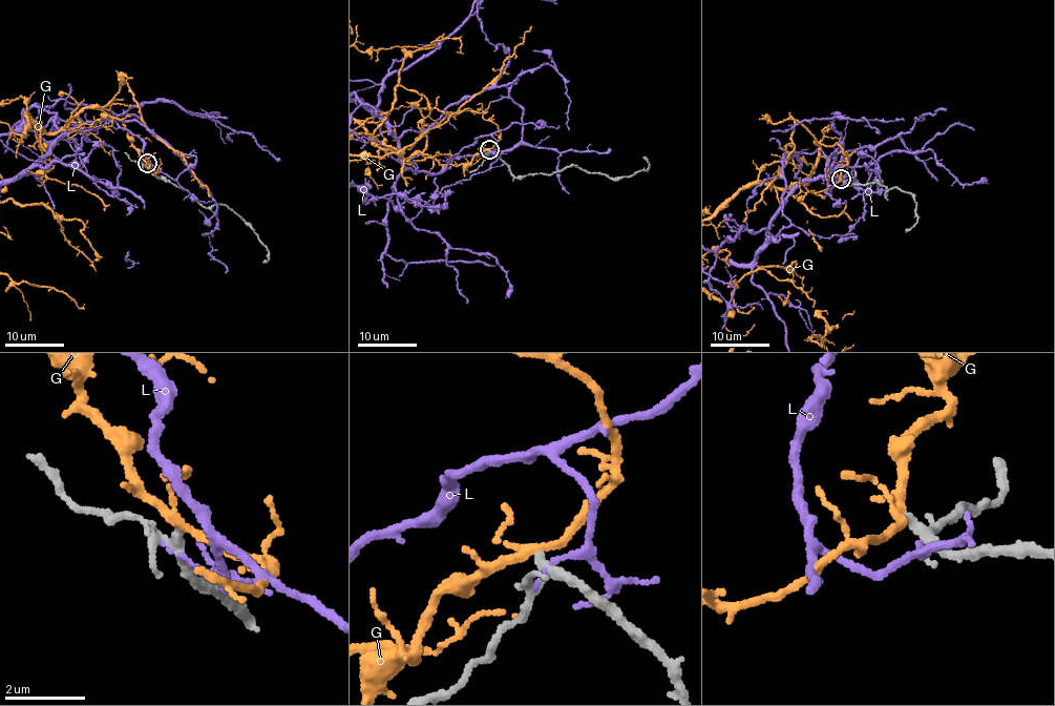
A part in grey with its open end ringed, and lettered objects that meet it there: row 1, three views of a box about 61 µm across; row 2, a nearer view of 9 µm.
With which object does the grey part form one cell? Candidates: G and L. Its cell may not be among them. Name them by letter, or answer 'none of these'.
none of these

